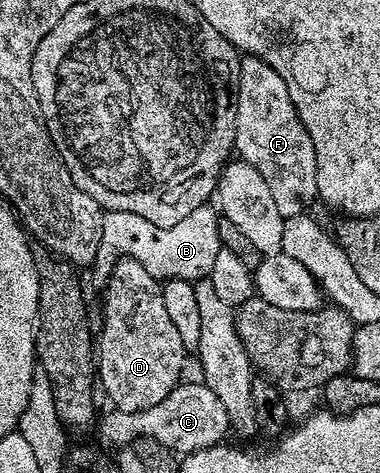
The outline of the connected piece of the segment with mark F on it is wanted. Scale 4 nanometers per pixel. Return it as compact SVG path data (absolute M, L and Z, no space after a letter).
M251 55L243 56L234 100L236 107L233 107L232 114L237 156L250 163L262 175L279 213L285 219L303 214L319 196L317 153L310 133L298 117L286 81L264 60Z

